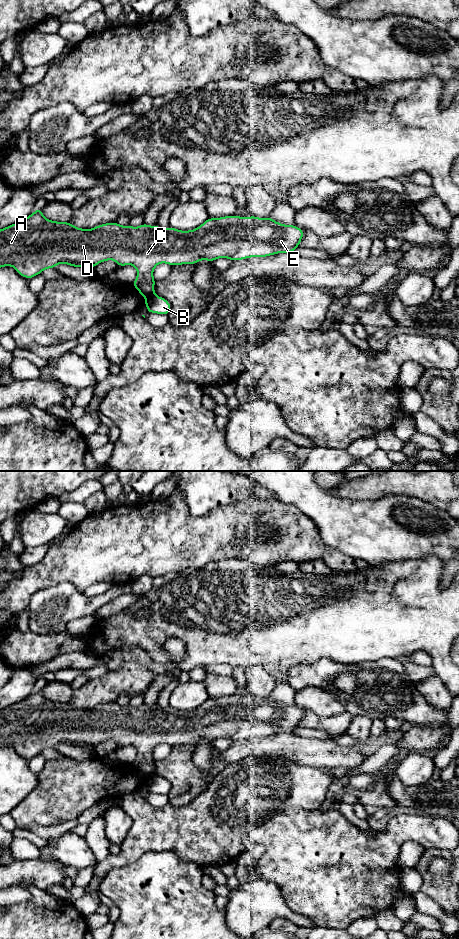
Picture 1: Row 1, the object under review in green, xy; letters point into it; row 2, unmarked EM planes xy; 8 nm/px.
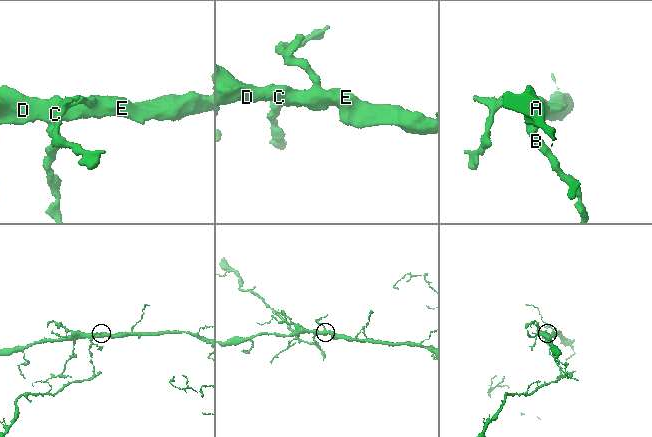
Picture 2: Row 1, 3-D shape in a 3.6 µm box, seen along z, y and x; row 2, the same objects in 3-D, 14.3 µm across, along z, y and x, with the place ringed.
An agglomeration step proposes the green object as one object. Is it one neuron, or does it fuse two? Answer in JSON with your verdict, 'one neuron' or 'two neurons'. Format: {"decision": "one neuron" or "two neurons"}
{"decision": "two neurons"}

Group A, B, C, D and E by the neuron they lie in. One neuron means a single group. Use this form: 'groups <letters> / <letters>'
groups A C D E / B

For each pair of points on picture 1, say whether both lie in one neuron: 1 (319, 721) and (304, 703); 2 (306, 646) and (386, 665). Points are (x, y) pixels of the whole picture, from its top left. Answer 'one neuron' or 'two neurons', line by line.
1: two neurons
2: two neurons

